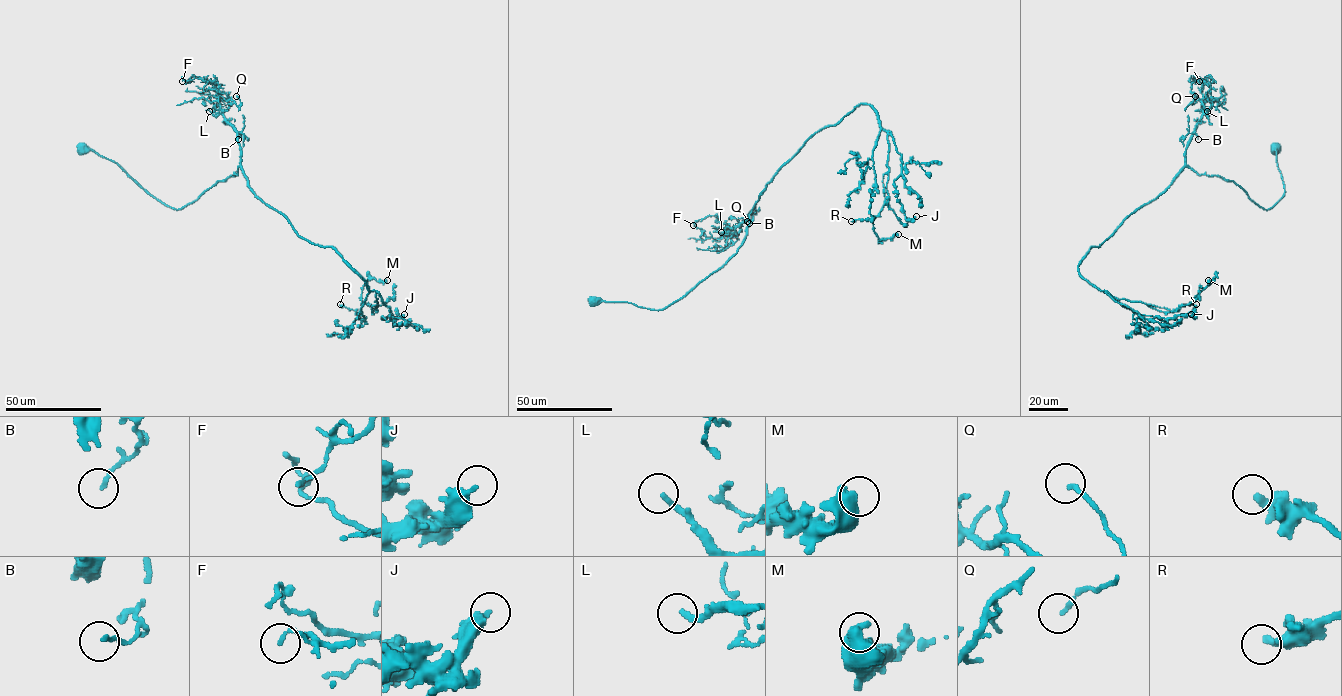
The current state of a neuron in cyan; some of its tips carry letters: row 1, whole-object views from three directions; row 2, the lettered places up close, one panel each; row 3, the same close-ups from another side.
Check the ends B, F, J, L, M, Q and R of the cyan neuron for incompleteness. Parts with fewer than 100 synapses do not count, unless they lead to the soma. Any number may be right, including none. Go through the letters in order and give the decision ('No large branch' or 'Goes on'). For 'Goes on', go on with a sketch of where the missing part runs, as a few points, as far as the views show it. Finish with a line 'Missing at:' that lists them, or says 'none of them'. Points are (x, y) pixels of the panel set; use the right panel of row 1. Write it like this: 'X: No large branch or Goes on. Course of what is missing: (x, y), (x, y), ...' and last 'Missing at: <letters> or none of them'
B: No large branch
F: No large branch
J: No large branch
L: No large branch
M: No large branch
Q: No large branch
R: No large branch
Missing at: none of them

